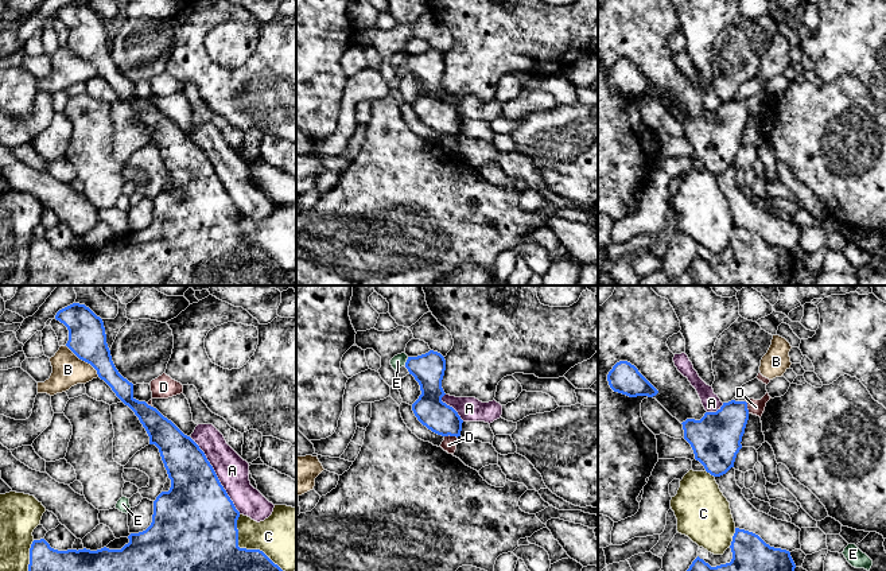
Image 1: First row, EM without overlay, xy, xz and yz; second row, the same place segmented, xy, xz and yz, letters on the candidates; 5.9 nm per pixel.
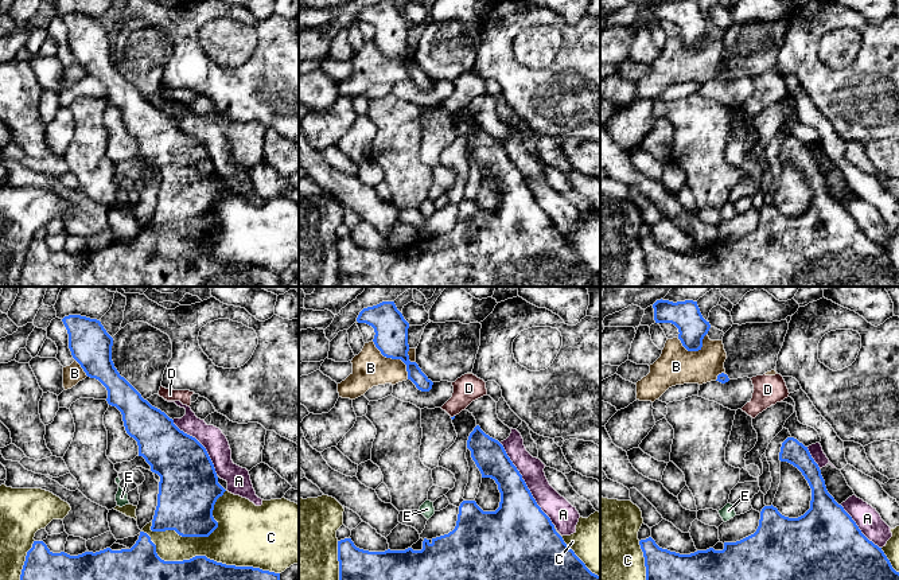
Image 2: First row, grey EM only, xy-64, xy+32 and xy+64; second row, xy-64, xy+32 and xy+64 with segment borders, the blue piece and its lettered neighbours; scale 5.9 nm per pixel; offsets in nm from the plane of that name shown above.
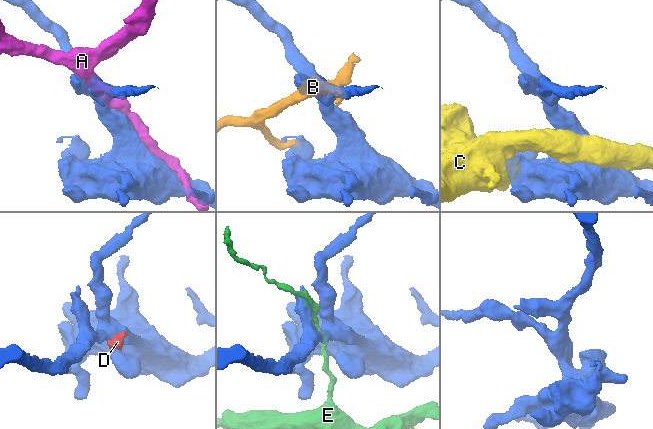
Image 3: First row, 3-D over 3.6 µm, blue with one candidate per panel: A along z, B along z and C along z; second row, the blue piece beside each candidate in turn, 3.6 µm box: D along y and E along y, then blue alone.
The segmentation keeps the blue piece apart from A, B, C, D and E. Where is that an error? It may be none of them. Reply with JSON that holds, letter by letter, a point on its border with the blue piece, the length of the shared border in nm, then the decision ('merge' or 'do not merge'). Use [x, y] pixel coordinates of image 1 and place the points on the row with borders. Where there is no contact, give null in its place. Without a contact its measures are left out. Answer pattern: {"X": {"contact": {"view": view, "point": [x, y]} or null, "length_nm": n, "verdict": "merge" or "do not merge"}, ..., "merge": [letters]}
{"A": {"contact": {"view": "xy", "point": [216, 476]}, "length_nm": 550, "verdict": "do not merge"}, "B": {"contact": {"view": "xy", "point": [84, 360]}, "length_nm": 280, "verdict": "do not merge"}, "C": {"contact": {"view": "xy", "point": [245, 548]}, "length_nm": 420, "verdict": "do not merge"}, "D": {"contact": {"view": "xz", "point": [451, 435]}, "length_nm": 80, "verdict": "do not merge"}, "E": {"contact": {"view": "xz", "point": [405, 362]}, "length_nm": 40, "verdict": "do not merge"}, "merge": []}

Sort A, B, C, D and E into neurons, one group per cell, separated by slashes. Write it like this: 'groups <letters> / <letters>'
groups A / B D / C / E

